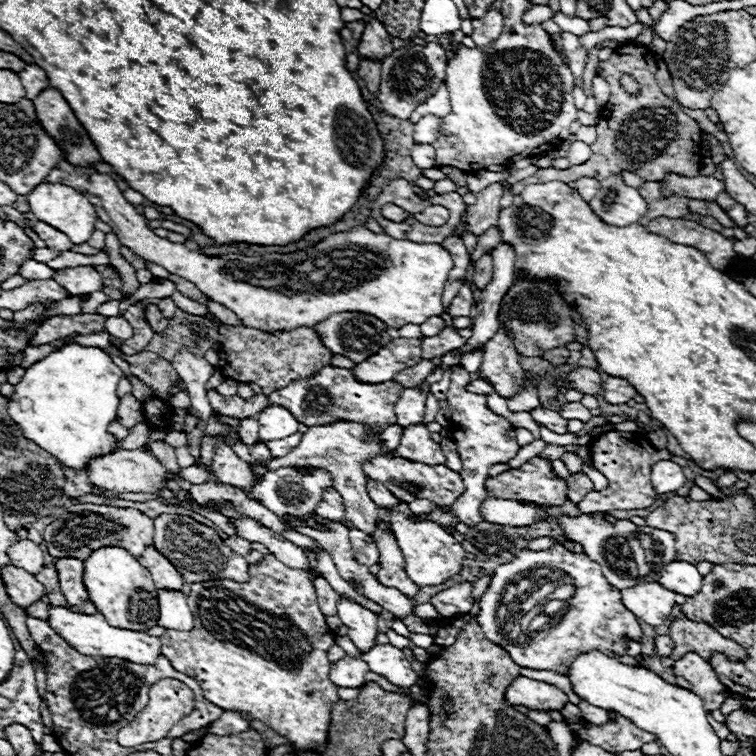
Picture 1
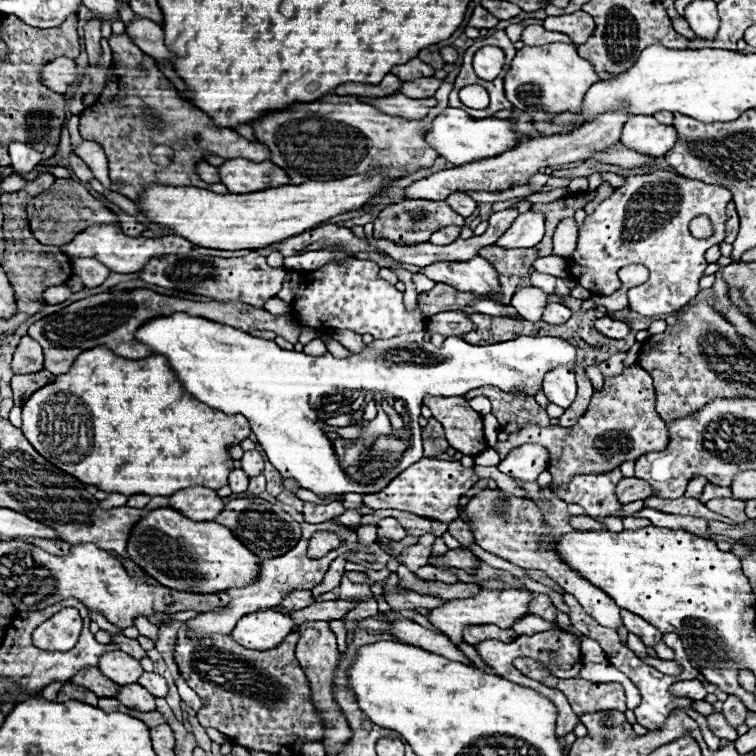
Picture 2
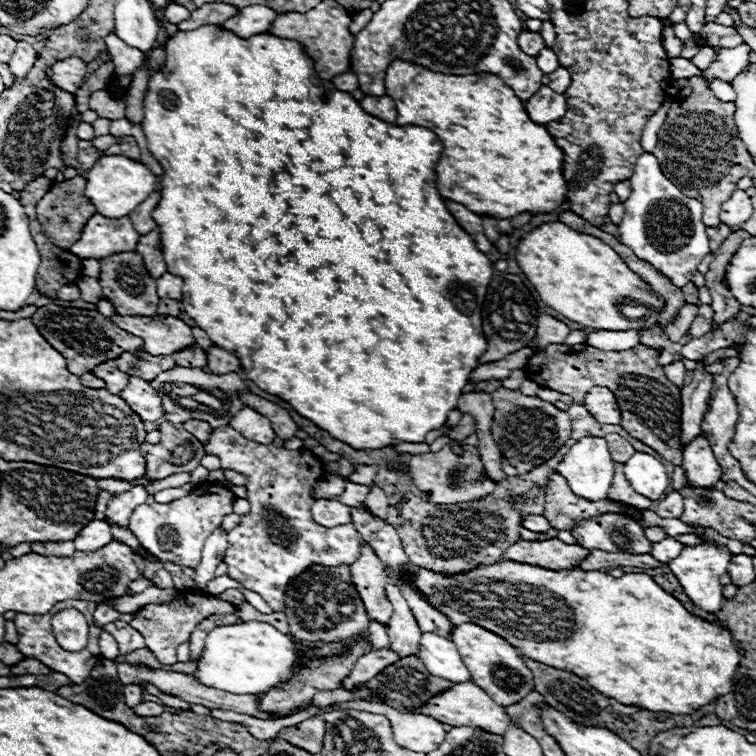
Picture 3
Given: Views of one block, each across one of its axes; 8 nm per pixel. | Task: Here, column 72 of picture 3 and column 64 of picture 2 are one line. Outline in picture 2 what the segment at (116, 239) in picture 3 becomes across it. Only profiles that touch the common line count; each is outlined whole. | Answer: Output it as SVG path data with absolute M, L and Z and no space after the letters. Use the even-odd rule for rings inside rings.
M100 224L100 226L90 226L86 230L78 232L76 238L70 240L68 244L60 246L60 250L66 256L70 256L70 258L96 258L104 266L108 266L112 272L132 274L132 272L138 272L154 256L190 252L192 244L184 242L184 238L176 238L176 236L166 236L166 238L144 238L144 236L138 236L138 238L130 238L130 236L122 234L120 226Z

